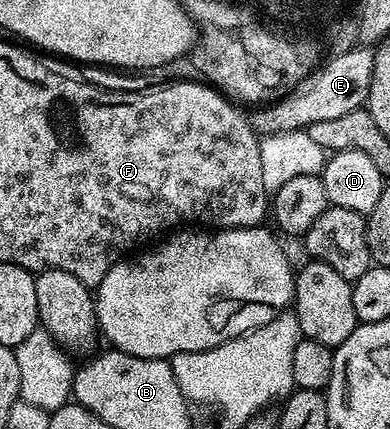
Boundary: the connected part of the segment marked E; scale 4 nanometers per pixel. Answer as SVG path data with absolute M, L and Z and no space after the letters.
M353 46L348 52L325 59L288 95L267 106L261 107L250 123L257 133L299 132L307 130L314 122L338 118L350 114L350 110L365 107L367 92L370 90L371 71L374 70L374 52L368 46Z

